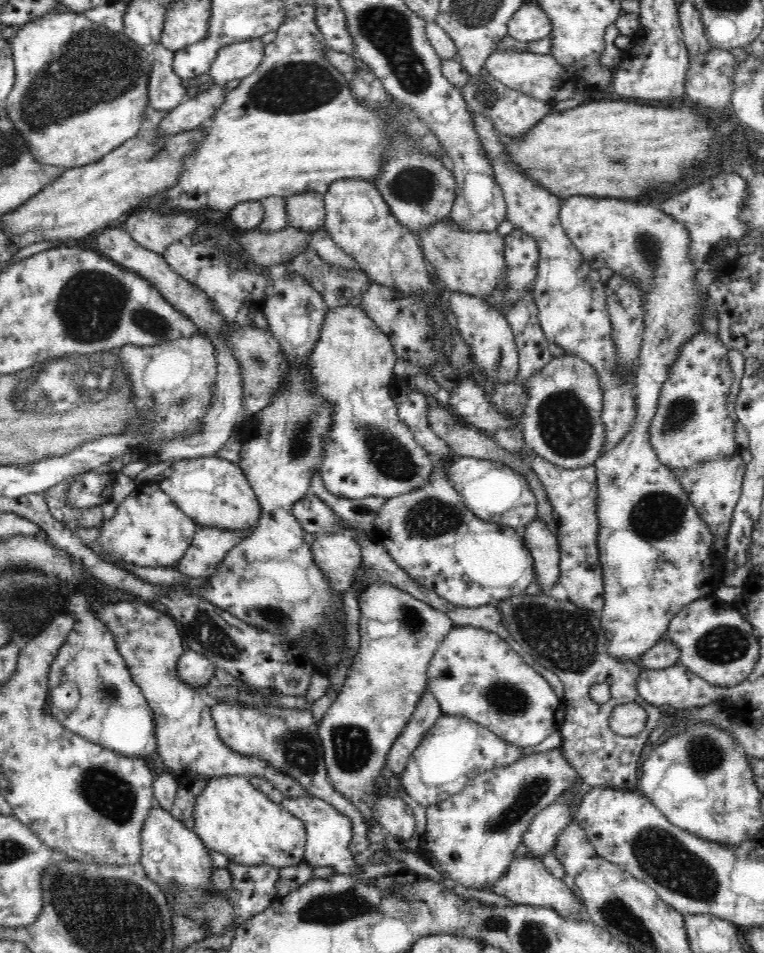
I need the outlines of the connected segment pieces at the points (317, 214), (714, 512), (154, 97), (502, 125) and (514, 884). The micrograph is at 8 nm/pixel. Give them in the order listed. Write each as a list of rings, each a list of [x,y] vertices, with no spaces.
[[[304,192],[285,197],[287,226],[314,232],[325,224],[325,198],[318,192]]]
[[[737,452],[735,456],[727,457],[726,459],[703,463],[694,469],[672,470],[675,478],[678,478],[682,484],[687,497],[690,497],[690,501],[694,504],[695,509],[698,510],[702,521],[712,531],[712,535],[714,535],[713,541],[718,536],[725,540],[728,531],[730,531],[734,510],[741,496],[747,466],[739,453]]]
[[[161,42],[154,44],[152,53],[153,67],[148,79],[149,106],[157,111],[167,112],[177,108],[186,98],[186,87],[174,72],[174,52],[162,47]]]
[[[486,67],[469,75],[467,85],[460,88],[467,108],[472,113],[489,118],[494,128],[503,135],[514,137],[514,139],[525,135],[541,118],[546,117],[552,111],[552,106],[547,103],[503,85],[490,74]]]
[[[521,844],[515,852],[514,860],[504,876],[496,881],[490,888],[490,892],[498,896],[506,896],[516,905],[540,906],[553,908],[562,918],[579,919],[587,914],[586,905],[576,897],[576,894],[568,888],[562,879],[552,876],[544,866],[542,858],[529,856],[525,846]]]

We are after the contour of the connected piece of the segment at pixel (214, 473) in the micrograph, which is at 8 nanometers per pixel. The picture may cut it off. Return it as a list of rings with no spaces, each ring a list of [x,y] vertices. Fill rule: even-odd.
[[[219,457],[182,459],[156,480],[156,484],[199,528],[214,527],[226,531],[254,529],[261,516],[261,506],[242,469]]]

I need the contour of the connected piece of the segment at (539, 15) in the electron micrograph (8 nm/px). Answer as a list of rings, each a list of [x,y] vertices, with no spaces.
[[[537,3],[523,4],[508,23],[508,35],[517,42],[535,42],[551,34],[552,23]]]

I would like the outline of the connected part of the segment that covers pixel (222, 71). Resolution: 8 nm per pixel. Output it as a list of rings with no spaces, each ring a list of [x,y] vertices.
[[[247,39],[243,42],[231,43],[218,50],[210,66],[209,83],[218,86],[232,86],[250,76],[264,58],[265,44],[260,39]]]

